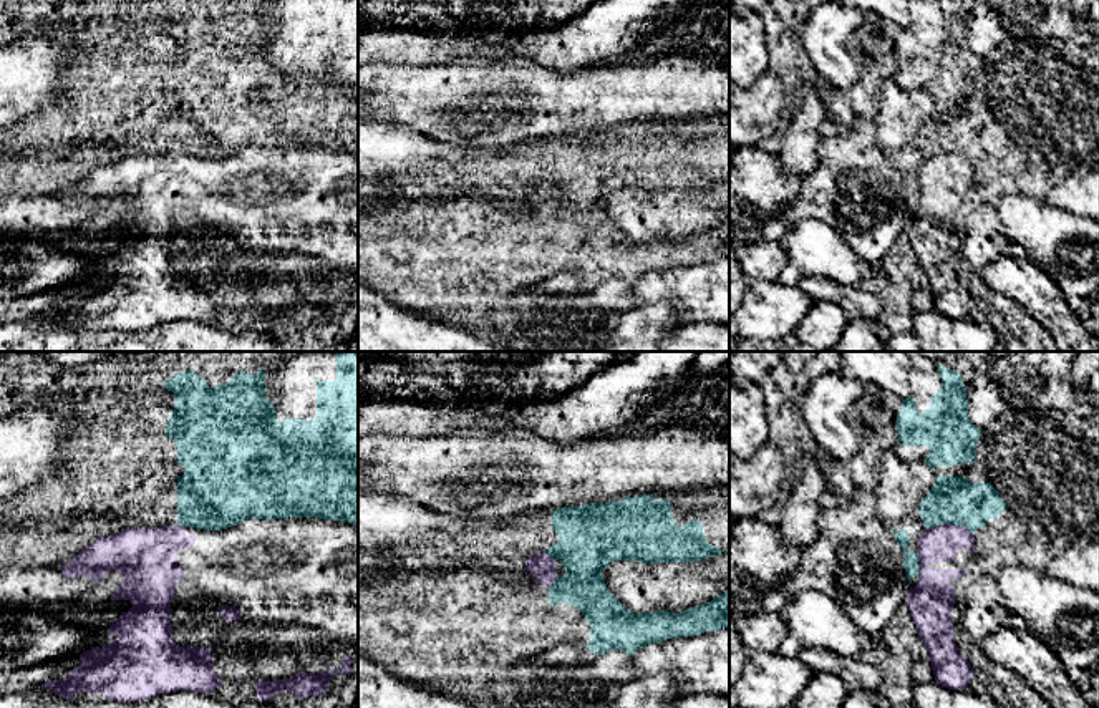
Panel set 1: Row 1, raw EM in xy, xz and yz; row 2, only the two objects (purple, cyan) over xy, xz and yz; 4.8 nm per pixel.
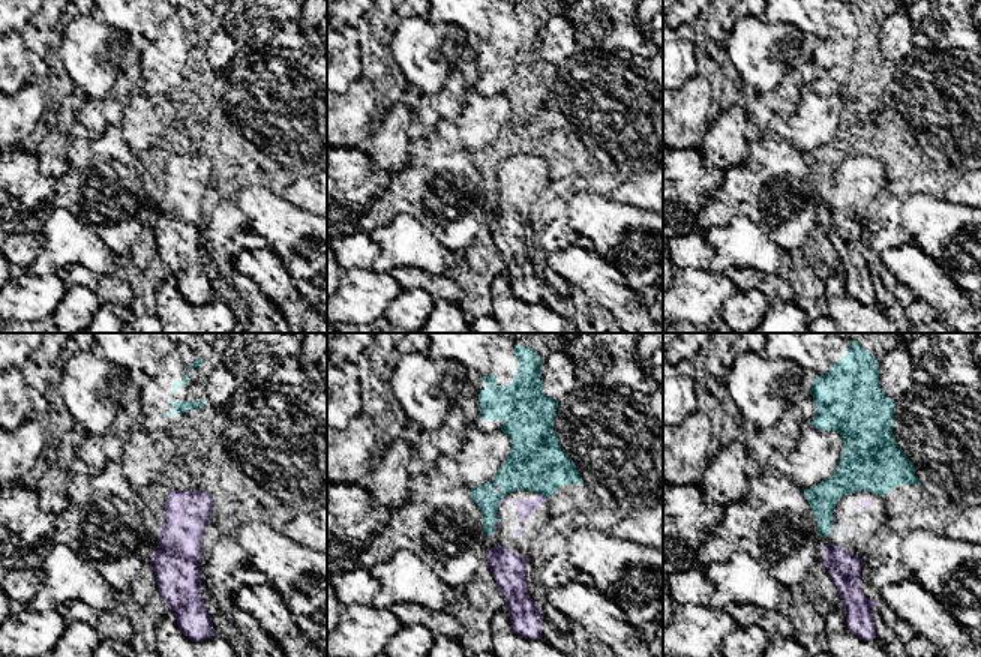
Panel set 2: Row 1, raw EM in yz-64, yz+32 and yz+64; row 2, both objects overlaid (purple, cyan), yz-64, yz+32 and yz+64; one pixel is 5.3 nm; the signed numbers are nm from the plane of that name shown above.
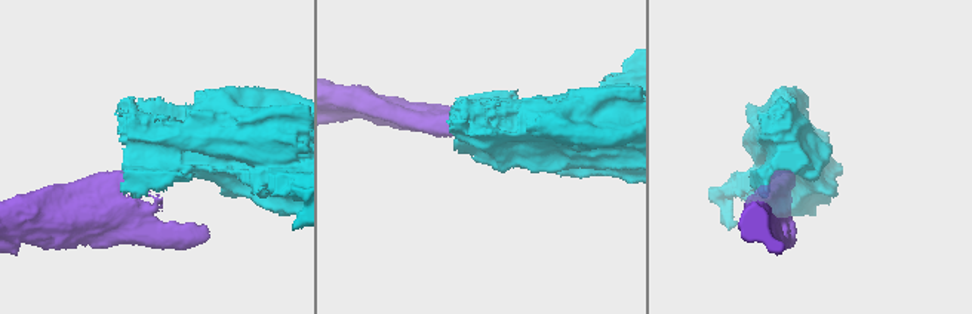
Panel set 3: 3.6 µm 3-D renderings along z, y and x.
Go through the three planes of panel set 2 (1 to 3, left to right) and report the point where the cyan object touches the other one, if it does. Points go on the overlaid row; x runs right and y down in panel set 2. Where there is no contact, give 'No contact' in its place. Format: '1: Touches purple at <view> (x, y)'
1: No contact
2: Touches purple at yz+32 (542, 495)
3: Touches purple at yz+64 (833, 521)

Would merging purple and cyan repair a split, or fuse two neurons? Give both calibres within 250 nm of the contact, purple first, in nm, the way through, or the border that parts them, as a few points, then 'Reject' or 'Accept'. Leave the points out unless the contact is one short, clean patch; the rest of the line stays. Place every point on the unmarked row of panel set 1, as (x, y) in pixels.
Thickness 180 nm (purple) against 240 nm. Reject

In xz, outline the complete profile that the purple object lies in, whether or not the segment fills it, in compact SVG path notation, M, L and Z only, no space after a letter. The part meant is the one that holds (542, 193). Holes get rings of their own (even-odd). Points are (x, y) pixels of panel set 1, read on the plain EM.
M535 181L525 191L525 199L535 202L535 211L547 216L554 214L559 206L565 204L564 194L547 181Z

